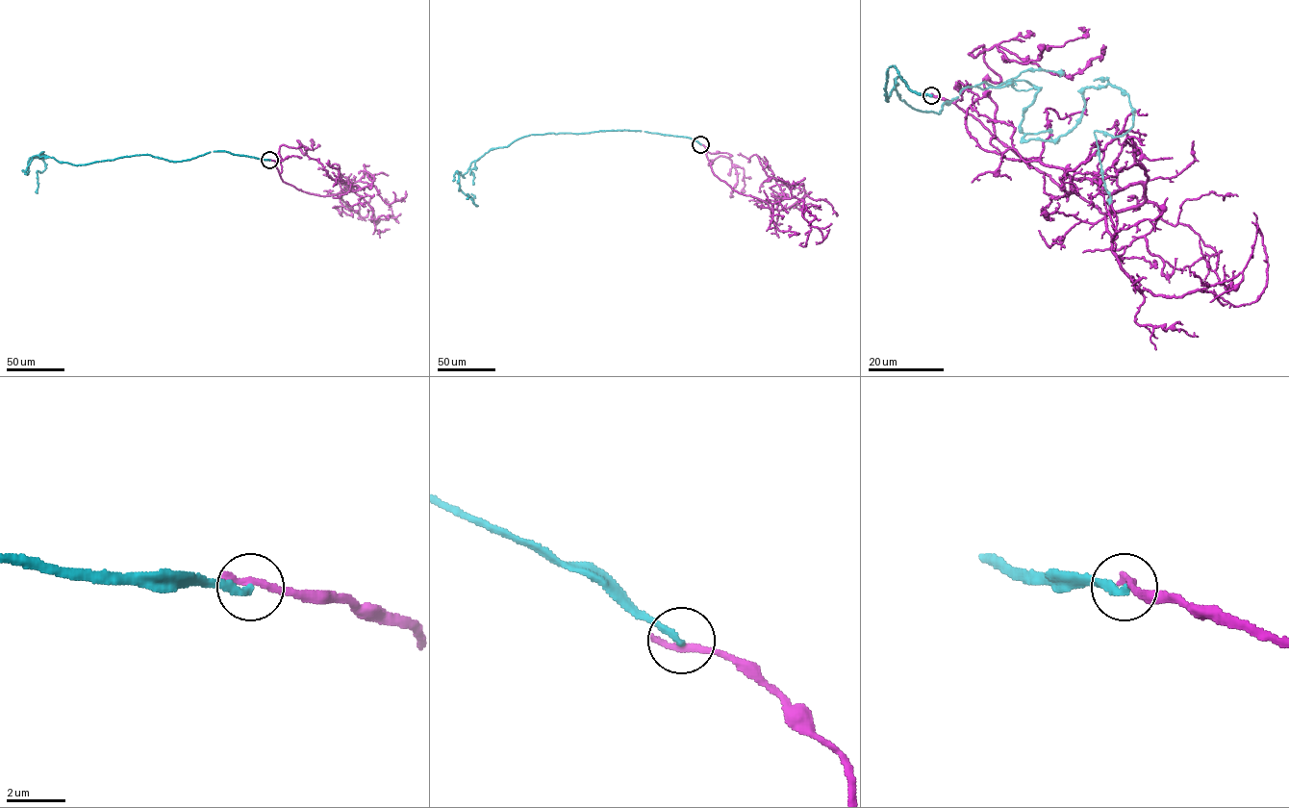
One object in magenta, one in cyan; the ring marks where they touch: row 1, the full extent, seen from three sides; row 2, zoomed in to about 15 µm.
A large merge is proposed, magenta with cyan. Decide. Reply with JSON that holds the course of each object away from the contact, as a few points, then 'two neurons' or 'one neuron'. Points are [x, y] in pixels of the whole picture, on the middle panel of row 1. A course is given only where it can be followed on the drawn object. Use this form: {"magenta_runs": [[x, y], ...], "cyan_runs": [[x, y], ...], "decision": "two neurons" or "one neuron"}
{"magenta_runs": [[701, 144], [713, 173], [733, 189], [771, 209], [785, 198], [802, 199], [811, 228], [803, 242]], "cyan_runs": [[701, 144], [640, 131], [529, 135], [491, 148], [463, 177], [456, 172], [459, 190], [468, 198]], "decision": "two neurons"}

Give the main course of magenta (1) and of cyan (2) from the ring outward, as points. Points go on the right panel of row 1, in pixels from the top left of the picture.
1: (932, 95), (1101, 213), (1140, 205), (1140, 184), (1105, 217), (1139, 289), (1253, 302), (1267, 257), (1252, 213)
2: (932, 95), (887, 69), (940, 113), (1029, 83), (1028, 140), (1120, 88), (1108, 204)

